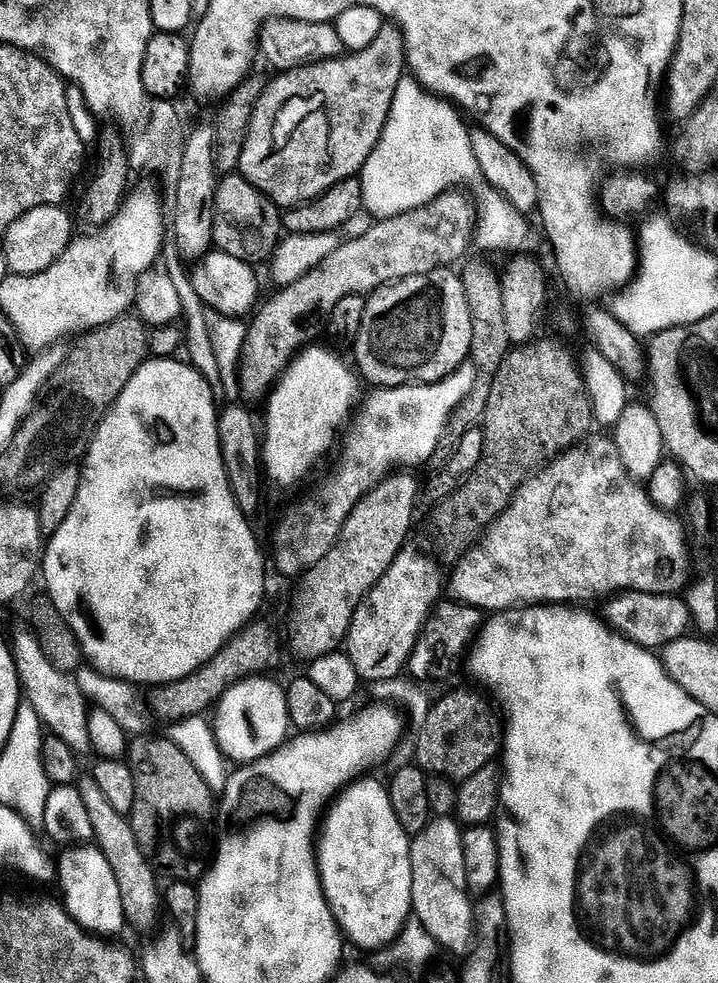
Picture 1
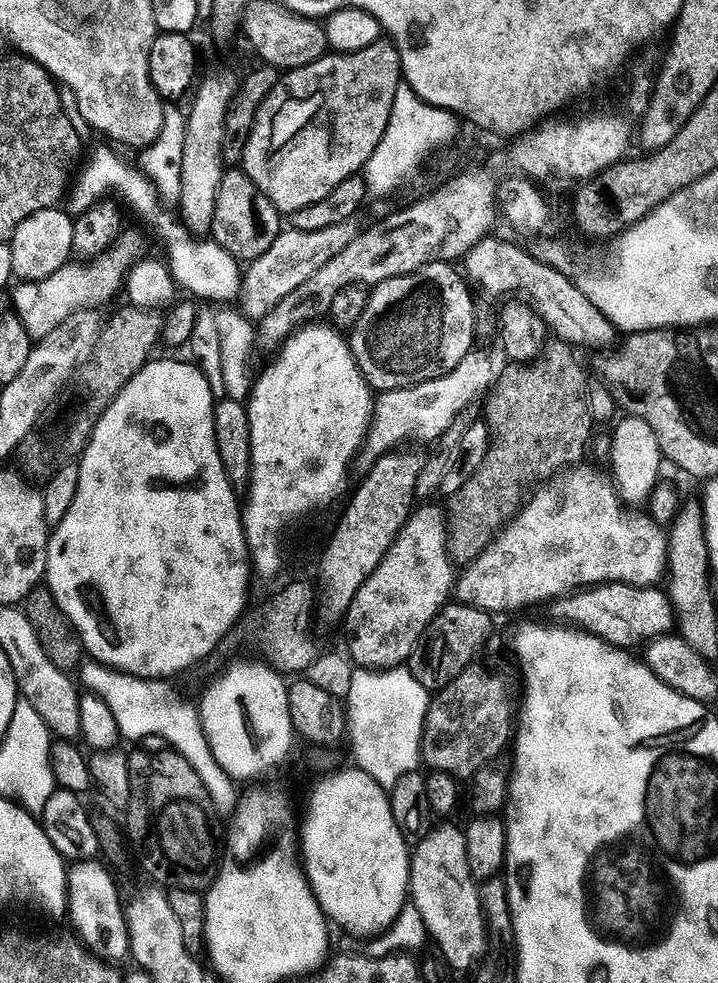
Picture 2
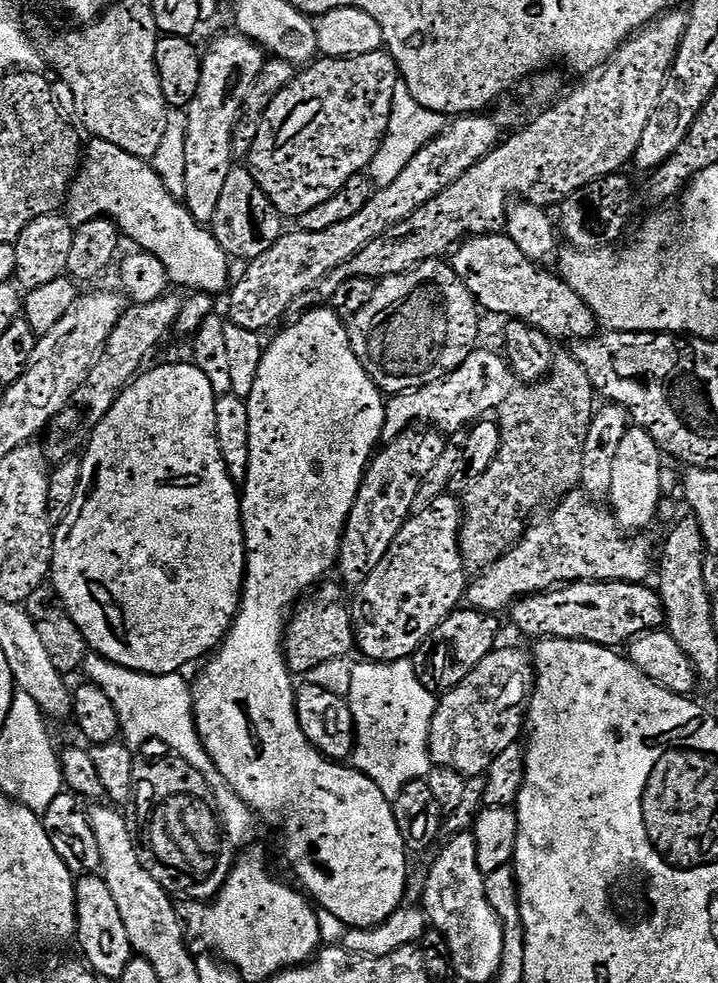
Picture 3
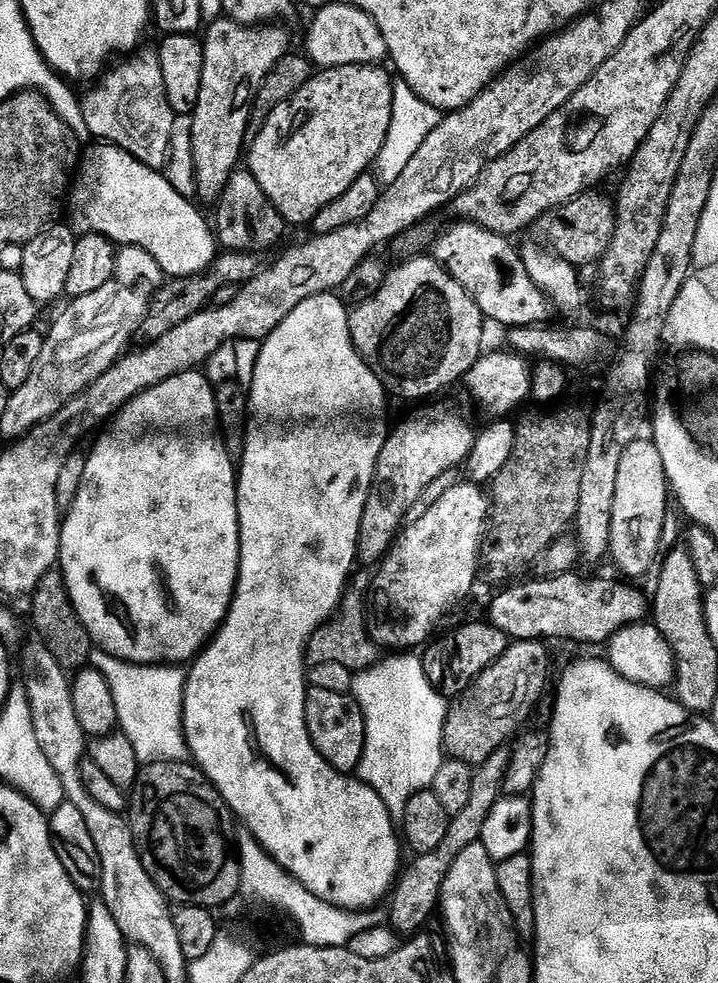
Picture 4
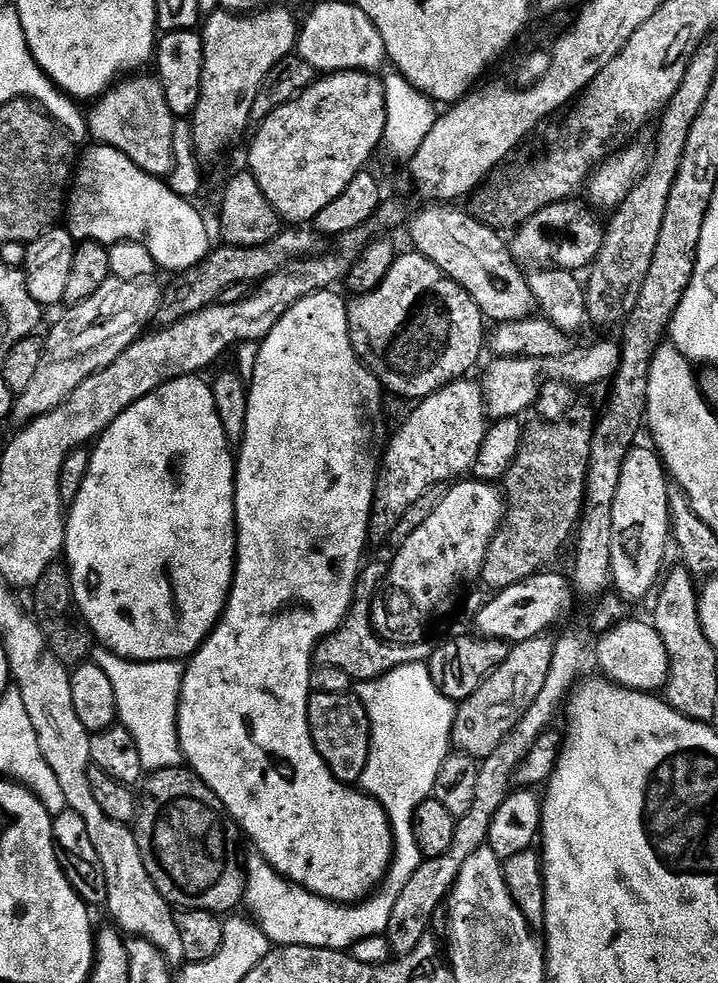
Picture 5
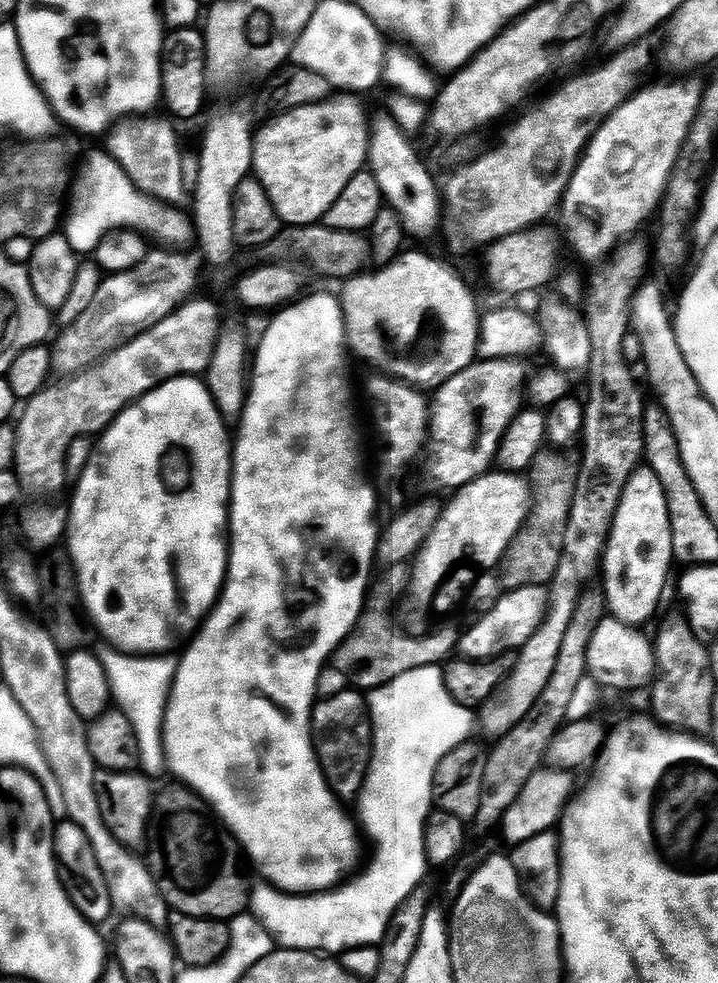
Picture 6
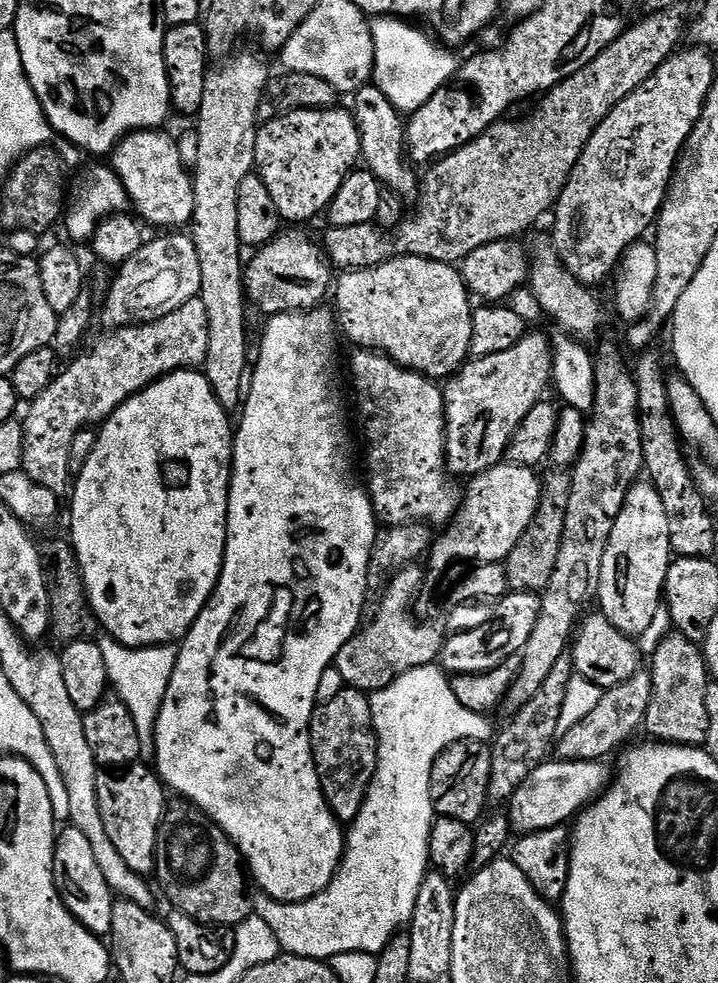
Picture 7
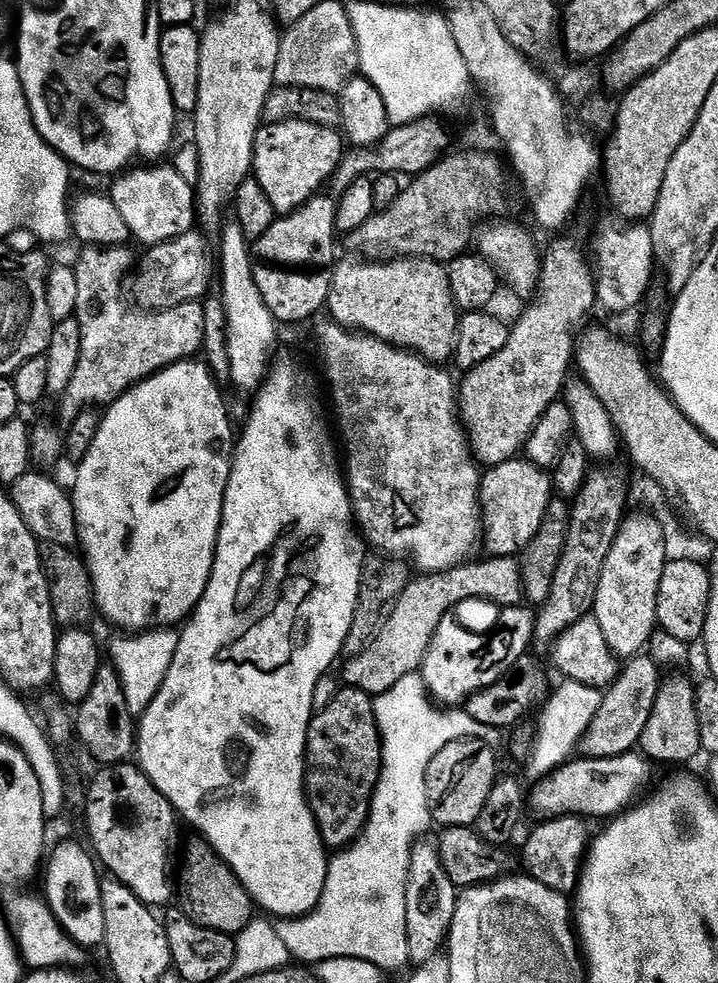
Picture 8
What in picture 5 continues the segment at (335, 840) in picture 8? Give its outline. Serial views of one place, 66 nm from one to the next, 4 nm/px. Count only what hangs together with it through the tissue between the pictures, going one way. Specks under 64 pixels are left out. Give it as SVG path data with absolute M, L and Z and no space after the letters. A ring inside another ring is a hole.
M312 692L308 698L308 729L314 746L334 778L349 786L362 780L369 750L369 729L356 725L356 712L352 709L352 704L354 706L353 697L343 692Z

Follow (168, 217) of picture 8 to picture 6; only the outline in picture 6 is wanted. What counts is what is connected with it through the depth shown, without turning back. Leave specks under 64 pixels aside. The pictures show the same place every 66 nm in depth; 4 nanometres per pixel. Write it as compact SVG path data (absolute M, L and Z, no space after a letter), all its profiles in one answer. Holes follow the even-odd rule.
M138 116L117 123L107 135L106 150L123 166L140 191L155 197L161 203L178 206L186 196L182 150L173 126L168 121L153 116Z

